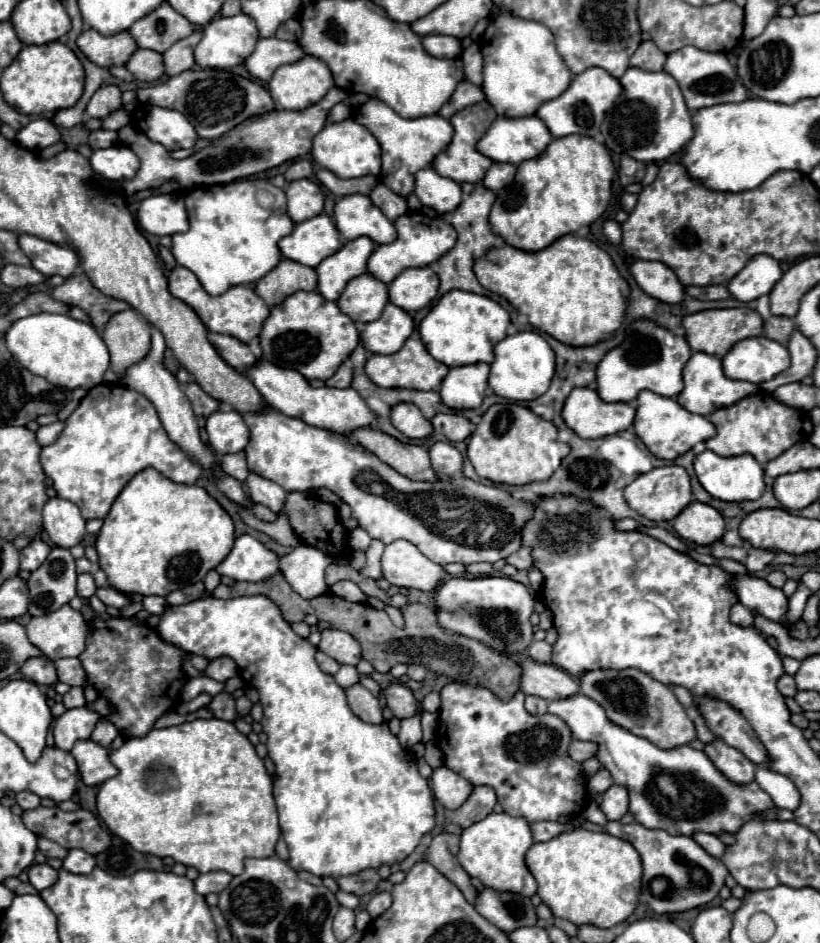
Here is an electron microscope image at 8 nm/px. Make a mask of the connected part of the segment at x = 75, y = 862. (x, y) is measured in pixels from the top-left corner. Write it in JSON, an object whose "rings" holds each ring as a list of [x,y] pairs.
{"rings":[[[69,850],[67,858],[63,860],[63,868],[73,874],[89,874],[95,868],[95,856],[87,854],[85,850]]]}

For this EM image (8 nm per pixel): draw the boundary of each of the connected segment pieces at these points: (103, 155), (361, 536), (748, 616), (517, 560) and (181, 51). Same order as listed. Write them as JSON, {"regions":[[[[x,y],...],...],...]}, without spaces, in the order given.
{"regions":[[[[115,144],[111,148],[93,150],[93,156],[89,160],[95,174],[107,180],[121,180],[121,178],[129,180],[139,170],[137,154],[125,144]]],[[[355,528],[355,530],[351,530],[351,534],[349,534],[349,548],[355,552],[355,550],[367,550],[369,548],[369,544],[371,544],[371,536],[365,532],[365,530],[361,530],[361,528]]],[[[737,602],[731,608],[731,622],[737,626],[753,626],[753,618],[755,618],[755,614],[751,610],[747,610],[747,606],[743,606],[741,602]]],[[[519,548],[515,554],[507,556],[505,562],[515,566],[517,570],[529,570],[531,568],[531,550],[529,548]]],[[[193,32],[191,36],[175,42],[175,46],[171,46],[167,52],[163,52],[163,62],[165,62],[165,74],[167,76],[181,74],[195,64],[193,50],[195,50],[199,40],[201,40],[201,34]]]]}

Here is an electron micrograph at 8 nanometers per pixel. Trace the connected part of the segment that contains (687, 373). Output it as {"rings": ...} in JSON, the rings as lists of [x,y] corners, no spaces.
{"rings":[[[693,352],[693,356],[689,358],[689,362],[683,368],[683,382],[685,382],[685,388],[677,394],[677,402],[685,410],[689,410],[693,414],[701,414],[701,416],[709,416],[717,408],[731,406],[737,400],[741,400],[745,396],[751,396],[751,394],[755,394],[759,390],[759,386],[755,386],[751,382],[729,380],[723,374],[721,358],[715,358],[713,354],[703,354],[703,352]]]}

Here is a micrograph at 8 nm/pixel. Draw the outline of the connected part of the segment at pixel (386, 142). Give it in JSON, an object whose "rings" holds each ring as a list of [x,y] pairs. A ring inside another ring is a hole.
{"rings":[[[369,98],[355,114],[355,120],[365,126],[381,144],[381,172],[379,182],[383,182],[387,188],[395,190],[399,196],[407,196],[413,192],[415,186],[415,172],[429,166],[433,158],[447,148],[451,142],[453,130],[449,120],[435,116],[423,116],[423,118],[401,118],[393,108],[389,108],[385,102],[377,98]]]}

